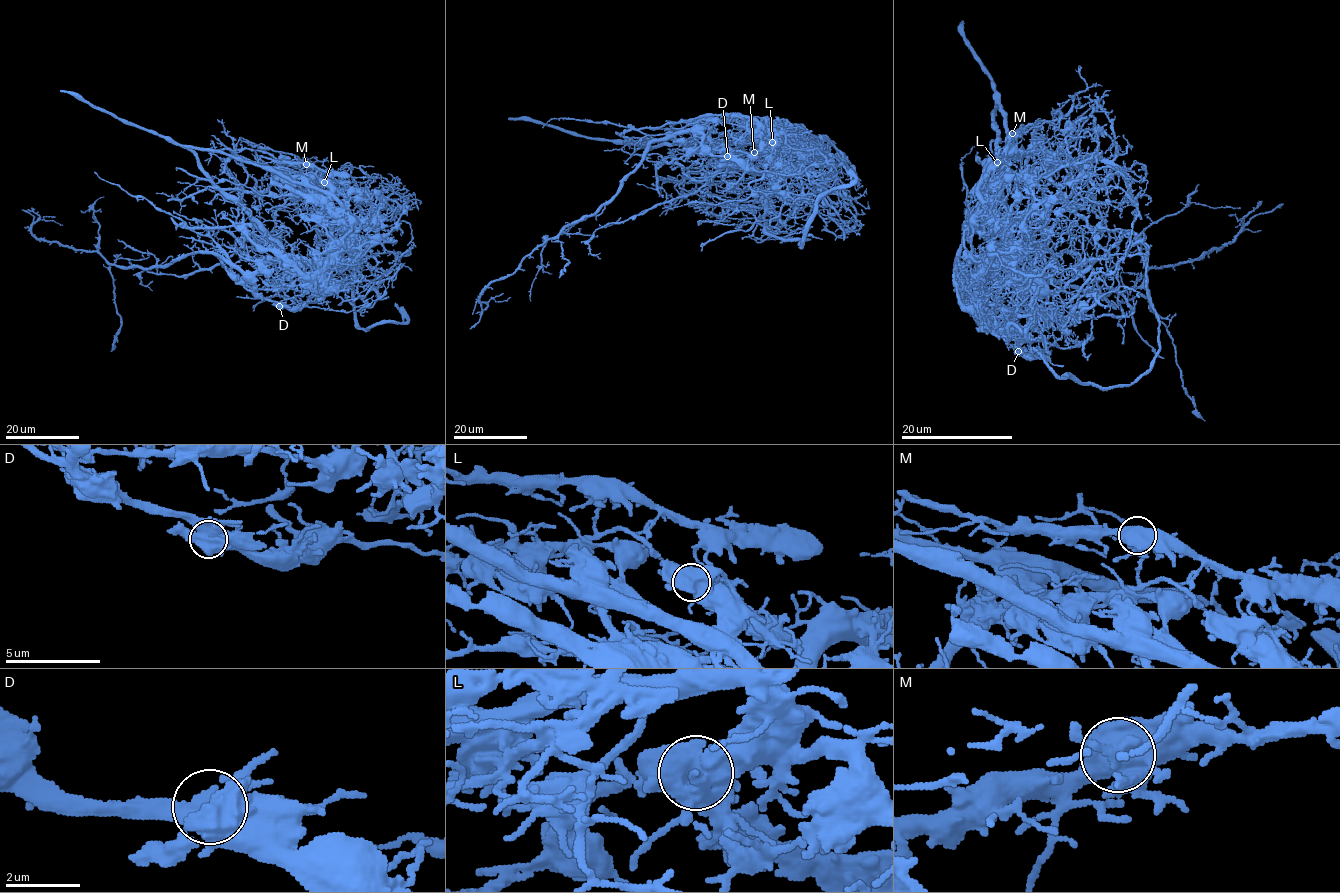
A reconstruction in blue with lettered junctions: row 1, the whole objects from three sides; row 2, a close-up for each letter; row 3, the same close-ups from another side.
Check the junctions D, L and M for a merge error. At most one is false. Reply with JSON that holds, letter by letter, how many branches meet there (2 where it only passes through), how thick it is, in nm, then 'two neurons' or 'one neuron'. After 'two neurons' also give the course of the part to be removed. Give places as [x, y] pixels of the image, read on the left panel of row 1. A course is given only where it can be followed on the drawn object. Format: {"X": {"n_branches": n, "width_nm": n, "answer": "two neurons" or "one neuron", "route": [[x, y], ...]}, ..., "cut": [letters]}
{"D": {"n_branches": 6, "width_nm": 650, "answer": "one neuron"}, "L": {"n_branches": 6, "width_nm": 700, "answer": "two neurons", "route": [[324, 182], [309, 172], [286, 176], [284, 179], [294, 187]]}, "M": {"n_branches": 6, "width_nm": 750, "answer": "one neuron"}, "cut": ["L"]}

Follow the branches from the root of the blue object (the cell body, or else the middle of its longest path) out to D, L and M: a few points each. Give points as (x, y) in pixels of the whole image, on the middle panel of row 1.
D: (714, 148), (710, 133), (702, 127), (702, 143), (705, 147), (714, 155), (727, 156)
L: (714, 148), (718, 148), (737, 164), (751, 164), (764, 171), (789, 171), (791, 151), (778, 134), (772, 142)
M: (714, 148), (737, 164), (789, 171), (794, 147), (791, 141), (792, 145), (781, 149), (754, 152)

